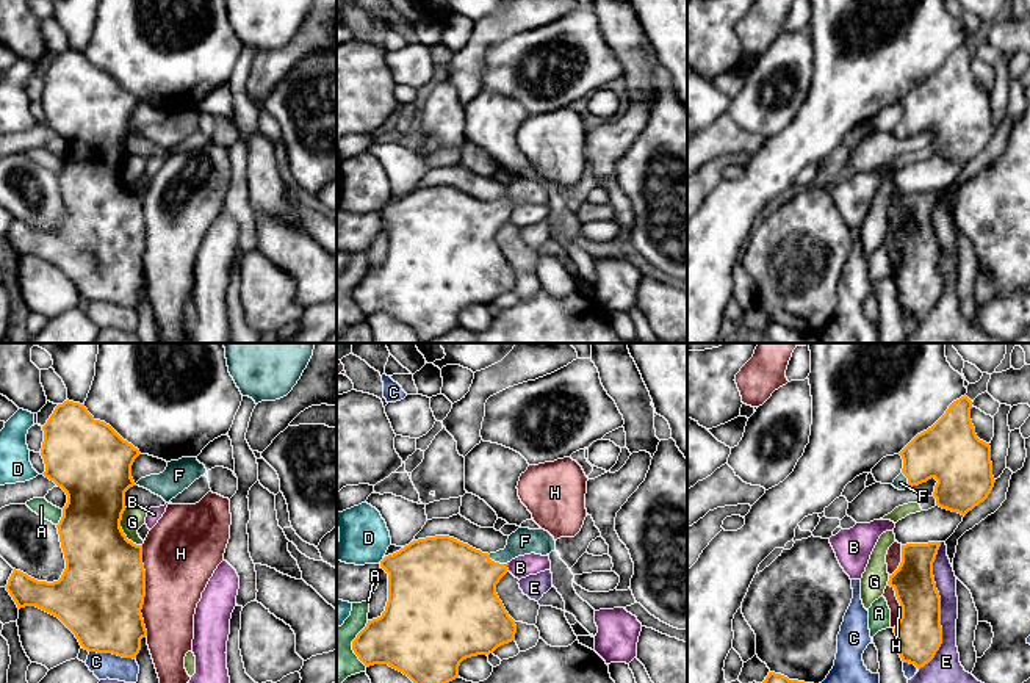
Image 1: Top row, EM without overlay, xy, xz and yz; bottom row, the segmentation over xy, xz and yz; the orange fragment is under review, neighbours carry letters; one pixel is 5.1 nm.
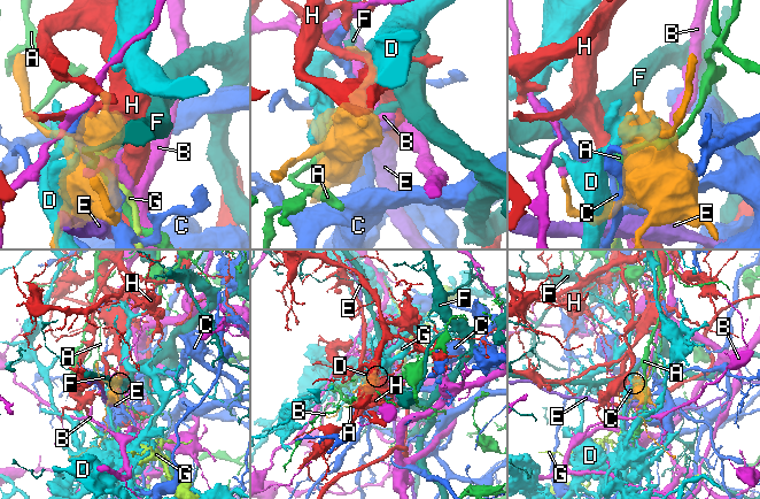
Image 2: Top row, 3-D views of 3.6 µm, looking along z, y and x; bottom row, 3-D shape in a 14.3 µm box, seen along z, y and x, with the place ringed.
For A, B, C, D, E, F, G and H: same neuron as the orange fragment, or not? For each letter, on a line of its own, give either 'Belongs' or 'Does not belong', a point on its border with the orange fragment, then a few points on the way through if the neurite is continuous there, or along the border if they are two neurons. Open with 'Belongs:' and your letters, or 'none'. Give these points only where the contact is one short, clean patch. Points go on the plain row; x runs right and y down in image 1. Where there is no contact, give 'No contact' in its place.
Belongs: F
A: Does not belong. Touches orange at xy (61, 166)
B: Does not belong. Touches orange at xz (506, 216)
C: Does not belong. Touches orange at xy (111, 301)
D: Does not belong. Touches orange at xz (381, 210)
E: Does not belong. Touches orange at yz (939, 256)
F: Belongs. Touches orange at xz (496, 212). Path across: xz (454, 235), (496, 212), (525, 190)
G: Does not belong. Touches orange at xy (121, 179)
H: Does not belong. Touches orange at xy (144, 240)

